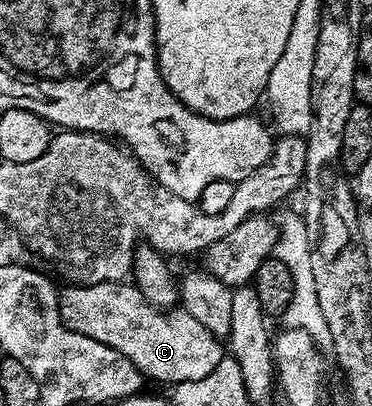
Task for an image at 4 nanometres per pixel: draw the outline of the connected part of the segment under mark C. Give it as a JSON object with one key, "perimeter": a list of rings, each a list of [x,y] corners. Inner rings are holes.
{"perimeter":[[[99,281],[95,285],[75,283],[70,287],[72,289],[64,288],[59,294],[59,314],[64,323],[81,335],[89,335],[89,339],[97,339],[97,343],[105,343],[105,347],[113,347],[113,351],[121,351],[146,378],[156,377],[159,381],[168,381],[171,387],[180,381],[205,379],[205,375],[209,375],[225,356],[224,342],[197,323],[186,310],[182,307],[172,307],[166,311],[155,308],[134,283]]]}

